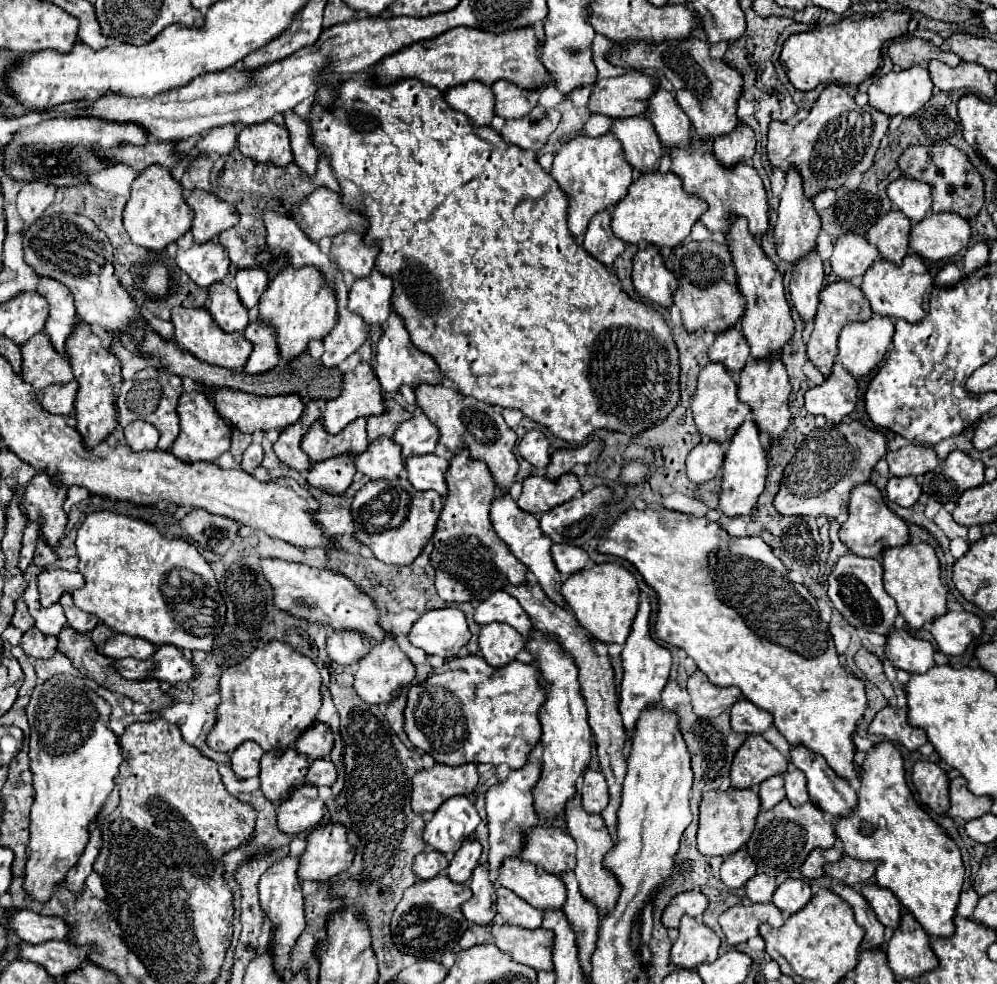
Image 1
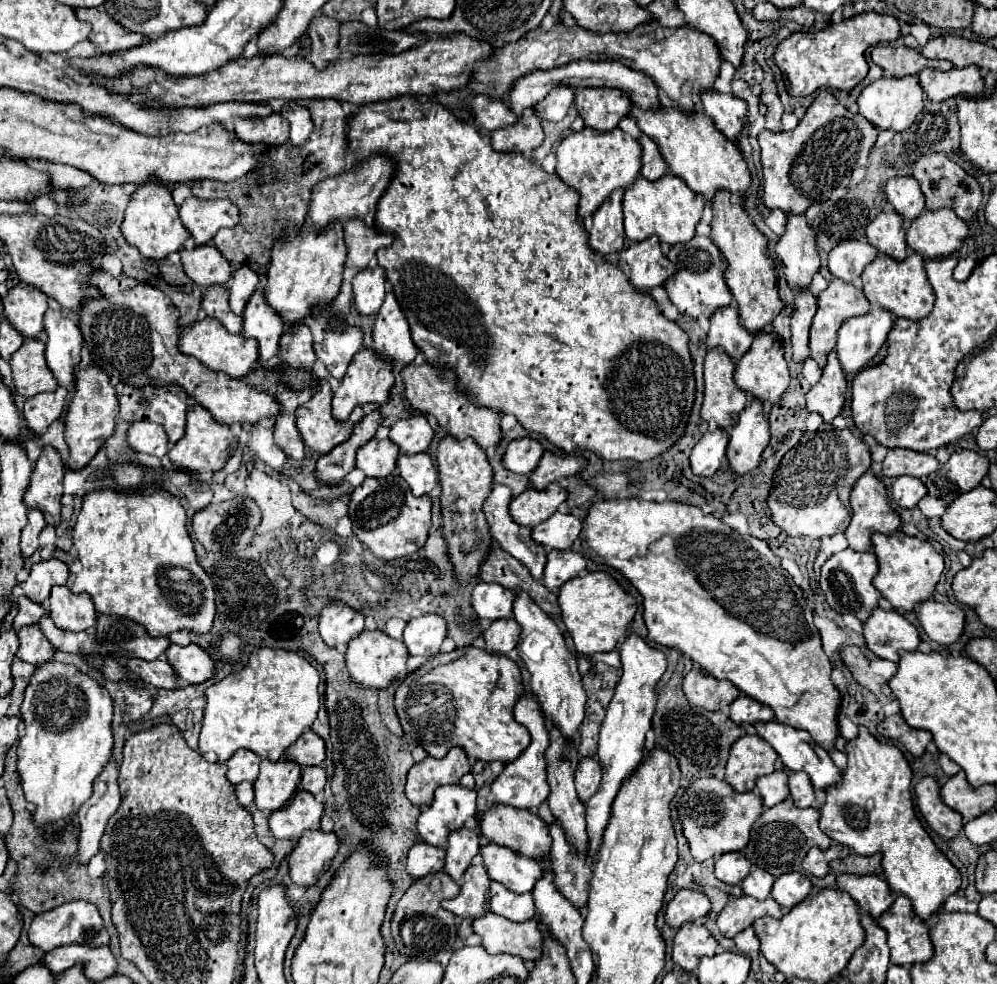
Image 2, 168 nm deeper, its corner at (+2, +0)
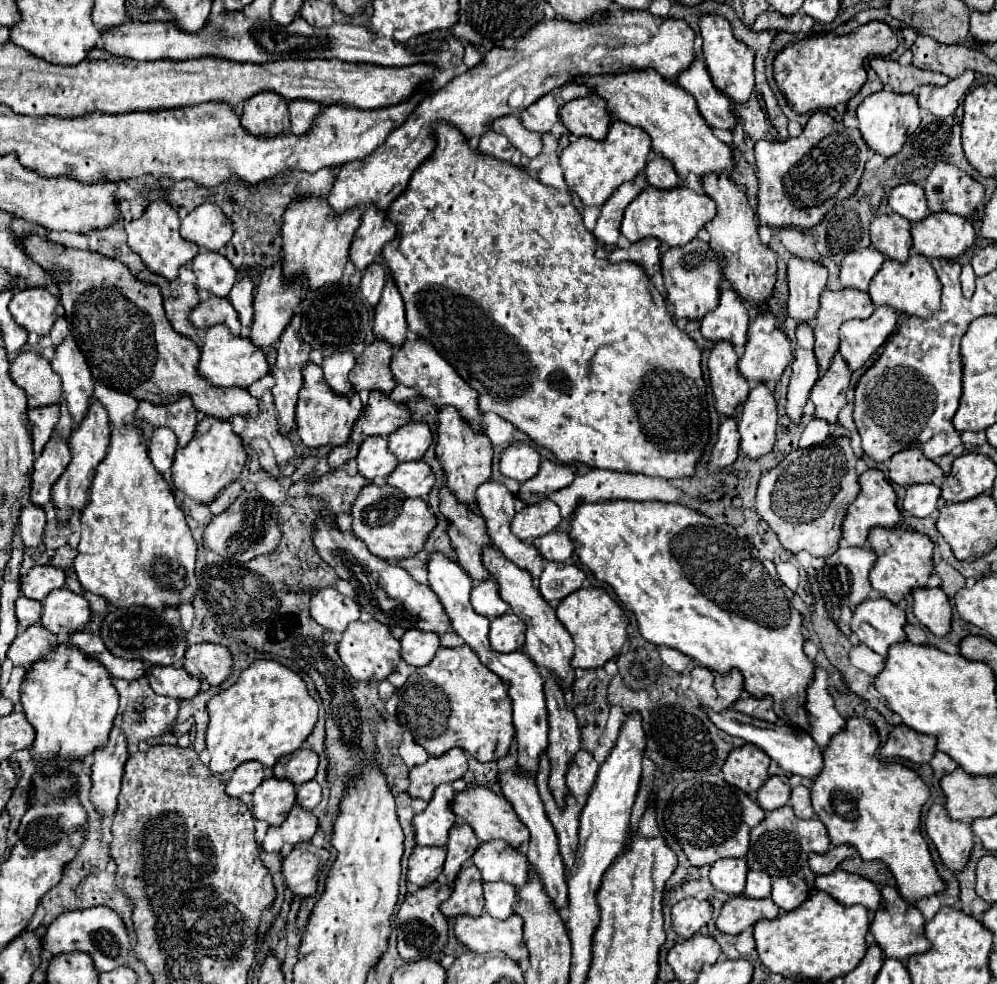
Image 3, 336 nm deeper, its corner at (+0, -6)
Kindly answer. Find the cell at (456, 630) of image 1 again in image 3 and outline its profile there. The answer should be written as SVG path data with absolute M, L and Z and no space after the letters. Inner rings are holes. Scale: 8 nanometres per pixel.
M408 629L400 639L400 645L402 659L408 665L418 667L408 677L406 685L396 689L398 721L408 727L416 743L422 745L432 757L444 755L452 747L464 749L480 763L506 757L514 743L508 685L504 685L496 673L484 667L468 645L454 649L440 647L440 637L436 633Z

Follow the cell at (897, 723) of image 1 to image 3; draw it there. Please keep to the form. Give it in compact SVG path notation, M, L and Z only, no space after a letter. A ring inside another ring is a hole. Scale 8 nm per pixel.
M896 725L888 735L888 741L880 749L880 755L902 757L912 763L928 763L934 751L936 751L936 737L916 733L906 725Z

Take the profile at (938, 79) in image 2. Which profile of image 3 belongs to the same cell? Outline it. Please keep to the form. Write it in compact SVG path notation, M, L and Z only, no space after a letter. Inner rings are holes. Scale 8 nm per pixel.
M964 71L960 77L950 79L948 85L944 87L922 85L918 89L918 103L936 117L950 117L954 115L960 99L970 91L972 83L974 83L974 71Z

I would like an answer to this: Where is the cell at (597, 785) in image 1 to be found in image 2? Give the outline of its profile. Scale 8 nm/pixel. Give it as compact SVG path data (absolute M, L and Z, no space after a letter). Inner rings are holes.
M592 757L580 759L578 769L574 773L574 783L576 783L576 793L582 803L586 803L586 799L590 799L598 791L600 779L602 779L600 763Z

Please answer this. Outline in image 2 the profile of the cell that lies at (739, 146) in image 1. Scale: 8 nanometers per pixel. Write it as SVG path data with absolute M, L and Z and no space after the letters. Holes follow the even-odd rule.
M702 91L700 101L704 105L704 111L714 119L716 127L736 141L738 133L742 131L748 115L748 107L742 99L734 95L722 95L716 91Z

